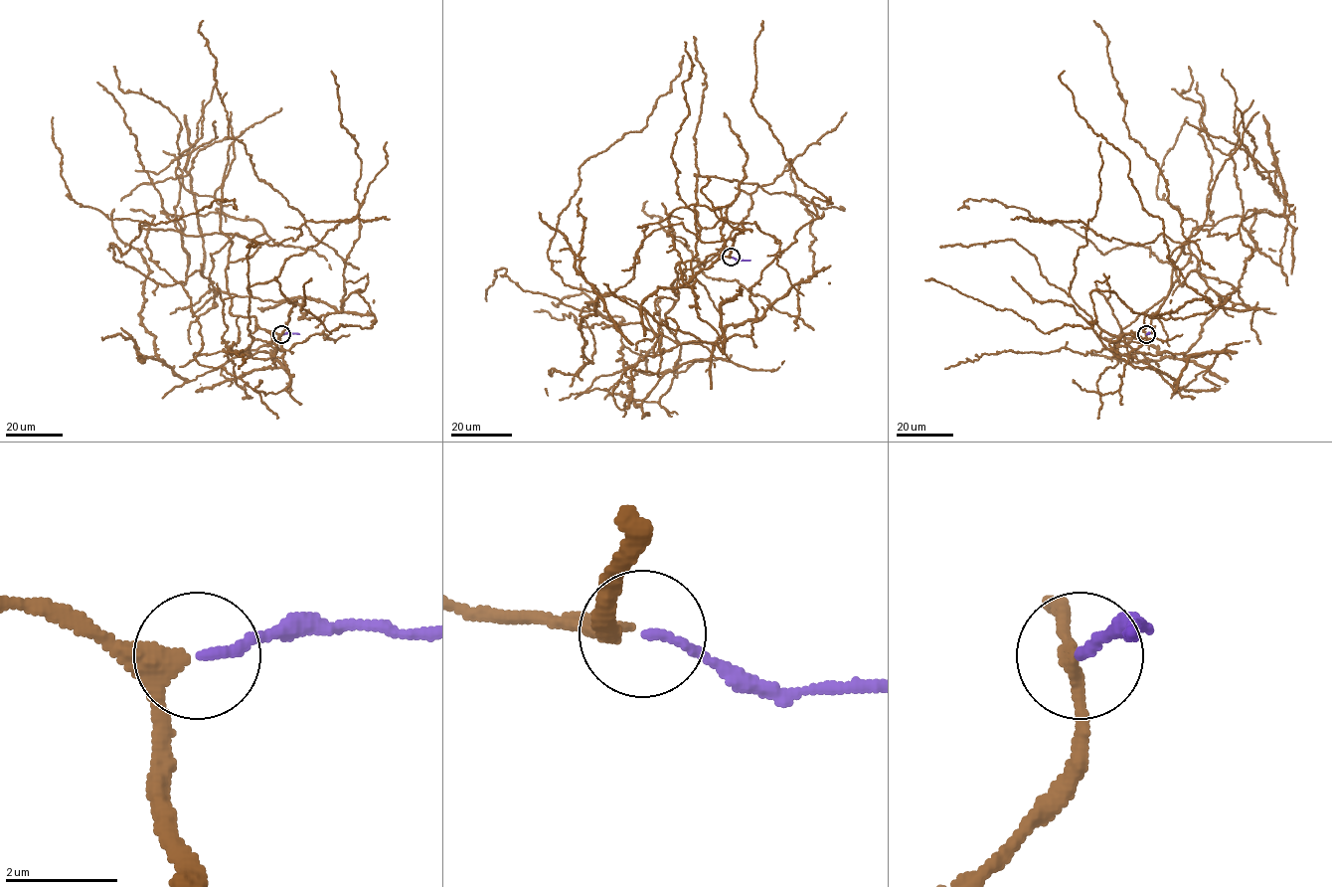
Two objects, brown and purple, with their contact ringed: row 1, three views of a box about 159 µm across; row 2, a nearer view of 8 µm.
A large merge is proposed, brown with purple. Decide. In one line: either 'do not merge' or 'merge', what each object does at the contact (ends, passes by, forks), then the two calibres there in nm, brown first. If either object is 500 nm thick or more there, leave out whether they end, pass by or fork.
merge; brown passes by; purple ends there; 240 nm thick on the brown side, 150 nm on the other

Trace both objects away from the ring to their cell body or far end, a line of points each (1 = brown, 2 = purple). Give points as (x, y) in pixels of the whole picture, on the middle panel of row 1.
1: (731, 257), (679, 262), (671, 386), (624, 397), (712, 354), (585, 302), (633, 277), (638, 226), (726, 205)
2: (732, 258), (749, 260)

